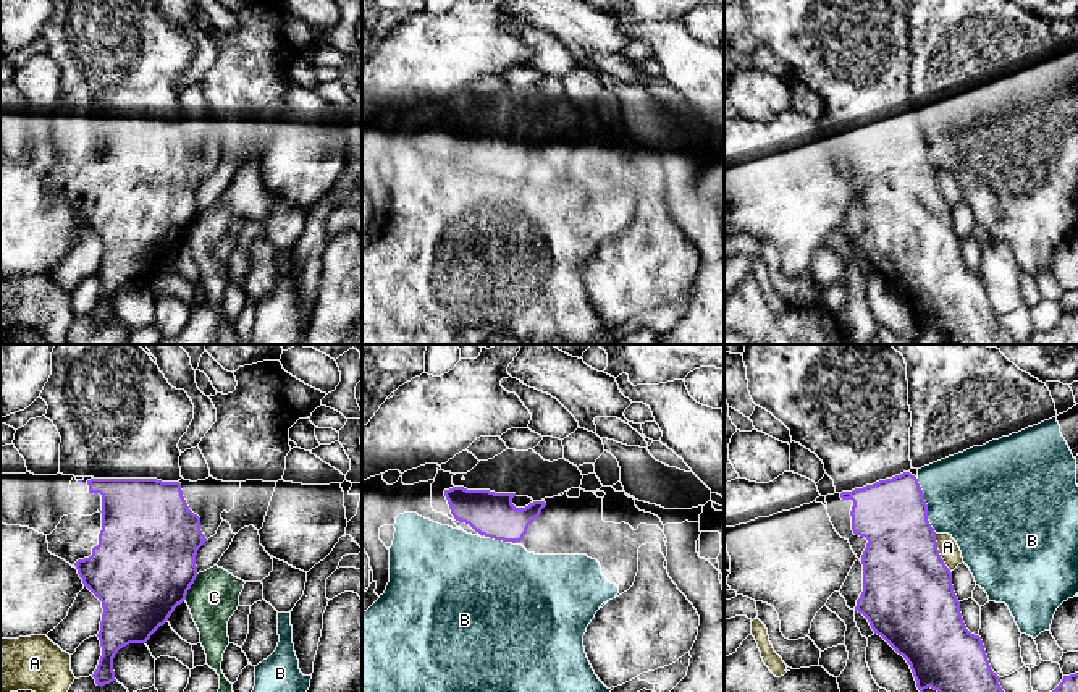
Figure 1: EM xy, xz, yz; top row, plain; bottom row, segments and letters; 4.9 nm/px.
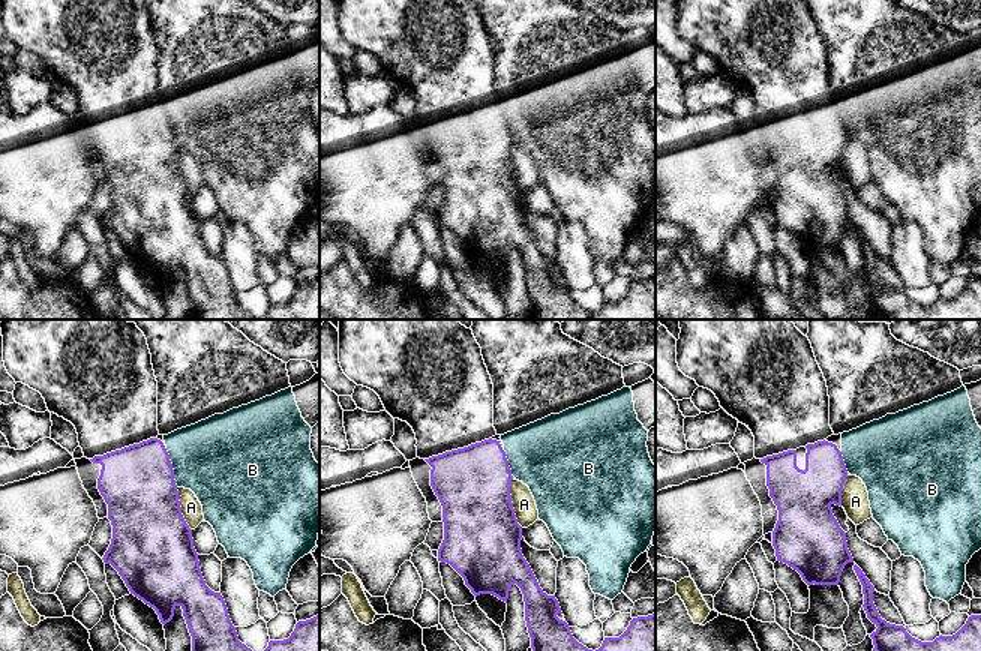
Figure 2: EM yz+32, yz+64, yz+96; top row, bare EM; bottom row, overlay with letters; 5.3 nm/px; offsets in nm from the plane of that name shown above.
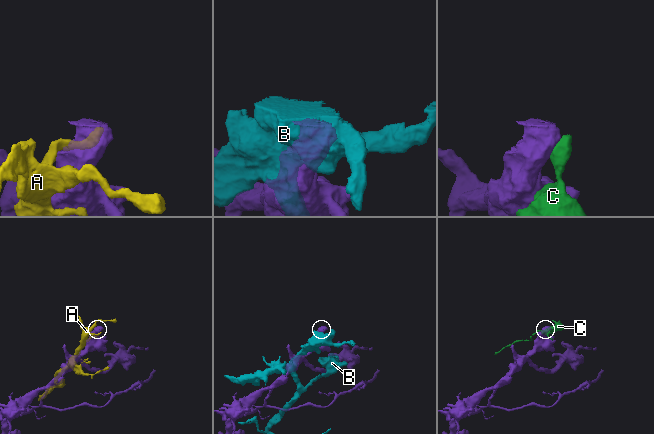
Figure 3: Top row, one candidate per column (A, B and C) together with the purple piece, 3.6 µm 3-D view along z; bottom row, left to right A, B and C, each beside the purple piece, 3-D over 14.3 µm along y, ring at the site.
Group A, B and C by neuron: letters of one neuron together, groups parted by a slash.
A / B / C

